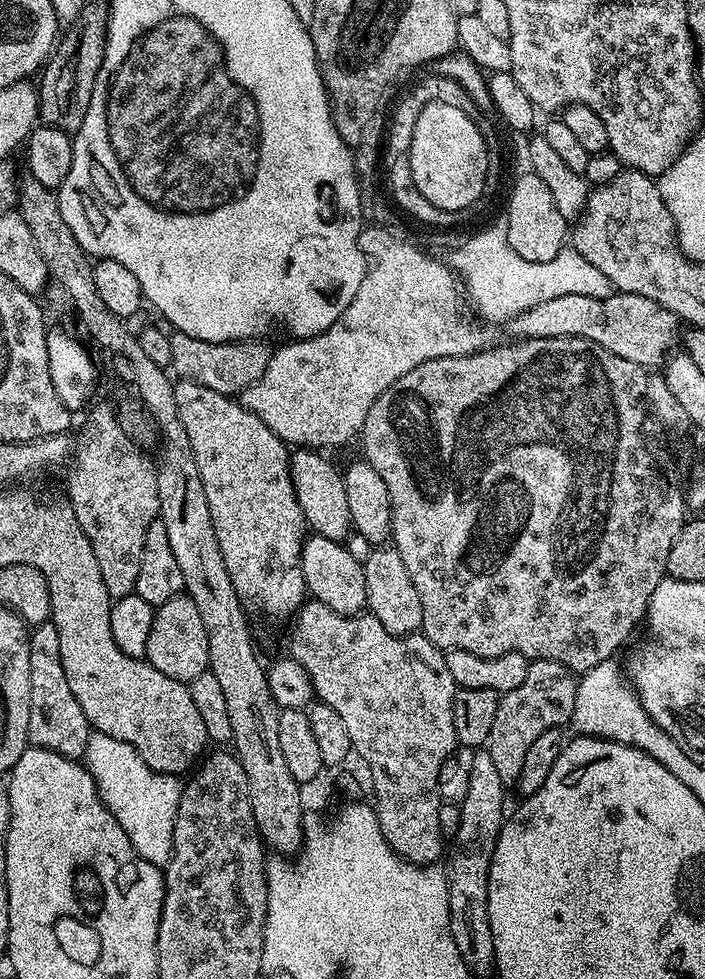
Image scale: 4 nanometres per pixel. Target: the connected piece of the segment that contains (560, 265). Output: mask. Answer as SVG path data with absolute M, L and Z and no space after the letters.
M500 218L497 224L492 224L489 228L474 233L453 254L450 264L466 289L466 296L471 307L488 322L497 322L496 320L511 322L518 314L529 312L539 303L550 302L550 298L562 298L562 294L586 294L590 298L606 298L614 292L610 278L606 278L602 270L590 266L590 262L586 262L586 258L582 258L582 254L578 254L571 246L563 248L558 255L550 258L550 262L526 262L526 258L521 258L514 251L514 246L510 246L508 222L504 218Z

